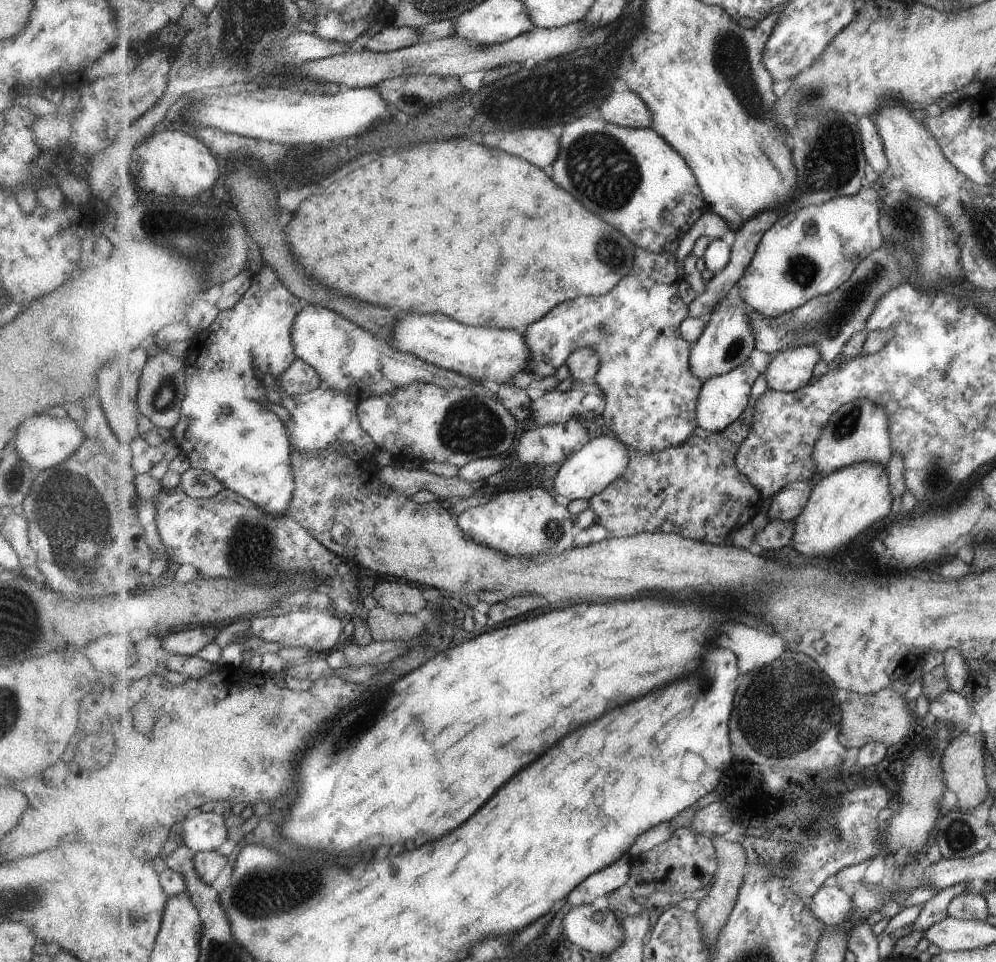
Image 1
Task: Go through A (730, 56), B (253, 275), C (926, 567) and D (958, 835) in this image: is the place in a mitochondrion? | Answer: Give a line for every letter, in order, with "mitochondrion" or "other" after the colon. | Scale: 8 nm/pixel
A: mitochondrion
B: other
C: other
D: mitochondrion

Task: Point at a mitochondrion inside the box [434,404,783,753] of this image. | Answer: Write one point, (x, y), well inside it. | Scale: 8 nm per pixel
(554, 531)

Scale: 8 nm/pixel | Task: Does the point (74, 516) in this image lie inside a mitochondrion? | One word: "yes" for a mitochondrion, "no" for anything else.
yes

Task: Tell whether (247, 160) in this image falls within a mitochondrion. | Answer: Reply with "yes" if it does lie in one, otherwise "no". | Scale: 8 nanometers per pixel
no

